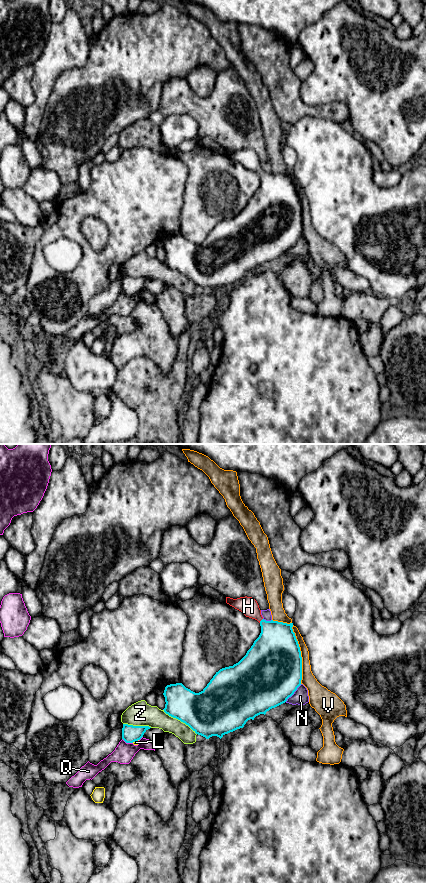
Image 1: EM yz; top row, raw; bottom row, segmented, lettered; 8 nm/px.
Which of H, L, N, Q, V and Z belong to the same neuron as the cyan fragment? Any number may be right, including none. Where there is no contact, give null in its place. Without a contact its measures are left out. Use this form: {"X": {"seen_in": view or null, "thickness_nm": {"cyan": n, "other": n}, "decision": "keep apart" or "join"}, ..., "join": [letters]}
{"H": {"seen_in": "yz", "thickness_nm": {"cyan": 340, "other": 150}, "decision": "join"}, "L": {"seen_in": "yz", "thickness_nm": {"cyan": 140, "other": 30}, "decision": "keep apart"}, "N": {"seen_in": "yz", "thickness_nm": {"cyan": 500, "other": 120}, "decision": "keep apart"}, "Q": {"seen_in": "yz", "thickness_nm": {"cyan": 140, "other": 160}, "decision": "keep apart"}, "V": {"seen_in": "yz", "thickness_nm": {"cyan": 480, "other": 110}, "decision": "keep apart"}, "Z": {"seen_in": "yz", "thickness_nm": {"cyan": 380, "other": 170}, "decision": "keep apart"}, "join": ["H"]}

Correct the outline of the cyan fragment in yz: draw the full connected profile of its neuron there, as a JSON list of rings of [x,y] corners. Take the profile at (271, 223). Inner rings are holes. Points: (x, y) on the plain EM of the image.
[[[245,148],[237,151],[226,149],[226,155],[241,163],[246,169],[255,171],[260,175],[261,185],[259,189],[238,215],[216,224],[201,244],[195,245],[182,235],[176,235],[167,237],[163,245],[166,254],[164,264],[185,275],[196,286],[206,291],[212,288],[221,291],[225,286],[243,280],[248,272],[254,272],[260,266],[265,267],[270,261],[285,255],[301,237],[302,232],[302,209],[298,193],[292,181],[293,175],[287,176],[264,172],[257,153],[252,149]]]

